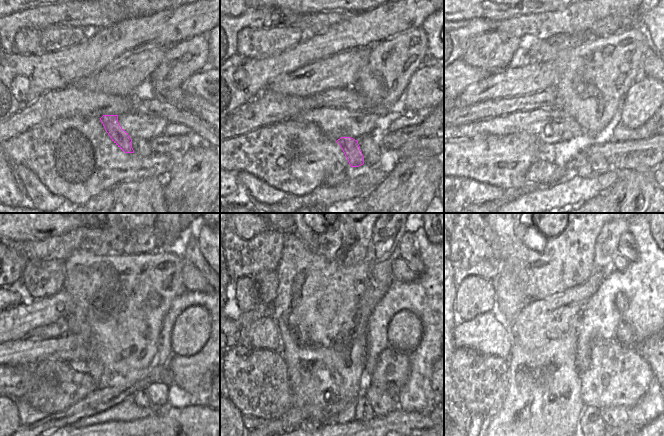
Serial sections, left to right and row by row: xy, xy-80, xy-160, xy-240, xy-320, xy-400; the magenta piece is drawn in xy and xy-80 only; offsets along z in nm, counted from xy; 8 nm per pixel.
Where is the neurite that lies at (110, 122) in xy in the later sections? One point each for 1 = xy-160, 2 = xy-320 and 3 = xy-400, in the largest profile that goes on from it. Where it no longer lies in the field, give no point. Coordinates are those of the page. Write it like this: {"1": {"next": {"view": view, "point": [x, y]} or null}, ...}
{"1": {"next": {"view": "xy-160", "point": [581, 165]}}, "2": {"next": {"view": "xy-320", "point": [364, 412]}}, "3": {"next": {"view": "xy-400", "point": [590, 416]}}}

